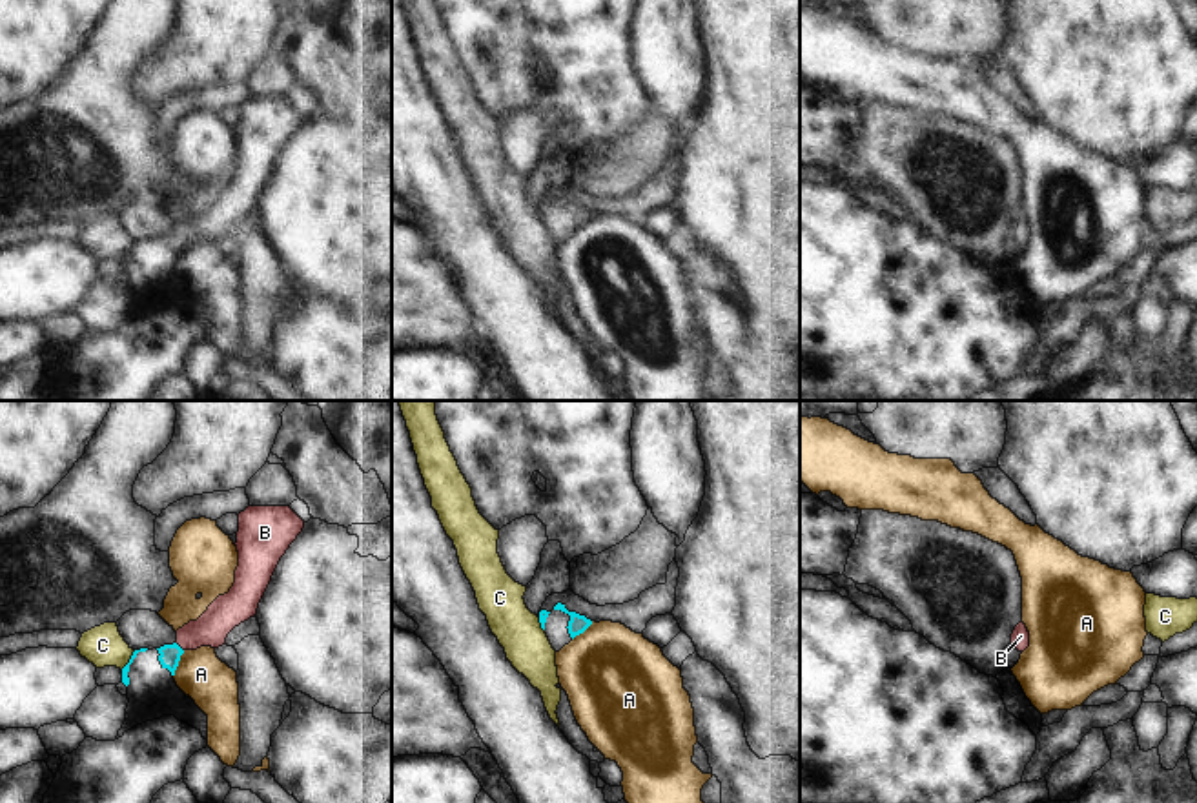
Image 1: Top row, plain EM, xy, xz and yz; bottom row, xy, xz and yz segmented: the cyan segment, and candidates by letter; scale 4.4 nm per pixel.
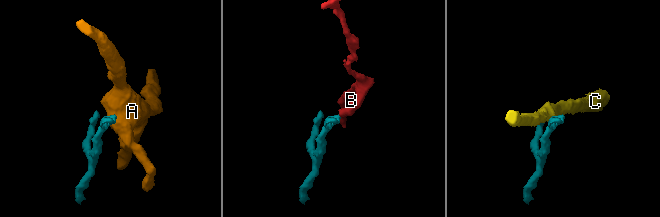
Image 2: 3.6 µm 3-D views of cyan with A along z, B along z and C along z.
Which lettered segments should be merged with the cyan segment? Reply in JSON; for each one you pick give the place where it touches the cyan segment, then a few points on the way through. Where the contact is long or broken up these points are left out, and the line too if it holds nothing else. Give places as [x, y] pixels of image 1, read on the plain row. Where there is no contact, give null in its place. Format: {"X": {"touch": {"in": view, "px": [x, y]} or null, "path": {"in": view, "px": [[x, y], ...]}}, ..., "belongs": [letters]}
{"B": {"touch": {"in": "xy", "px": [179, 239]}, "path": {"in": "xy", "px": [[170, 246], [179, 239], [188, 230], [212, 221]]}}, "belongs": ["B"]}

